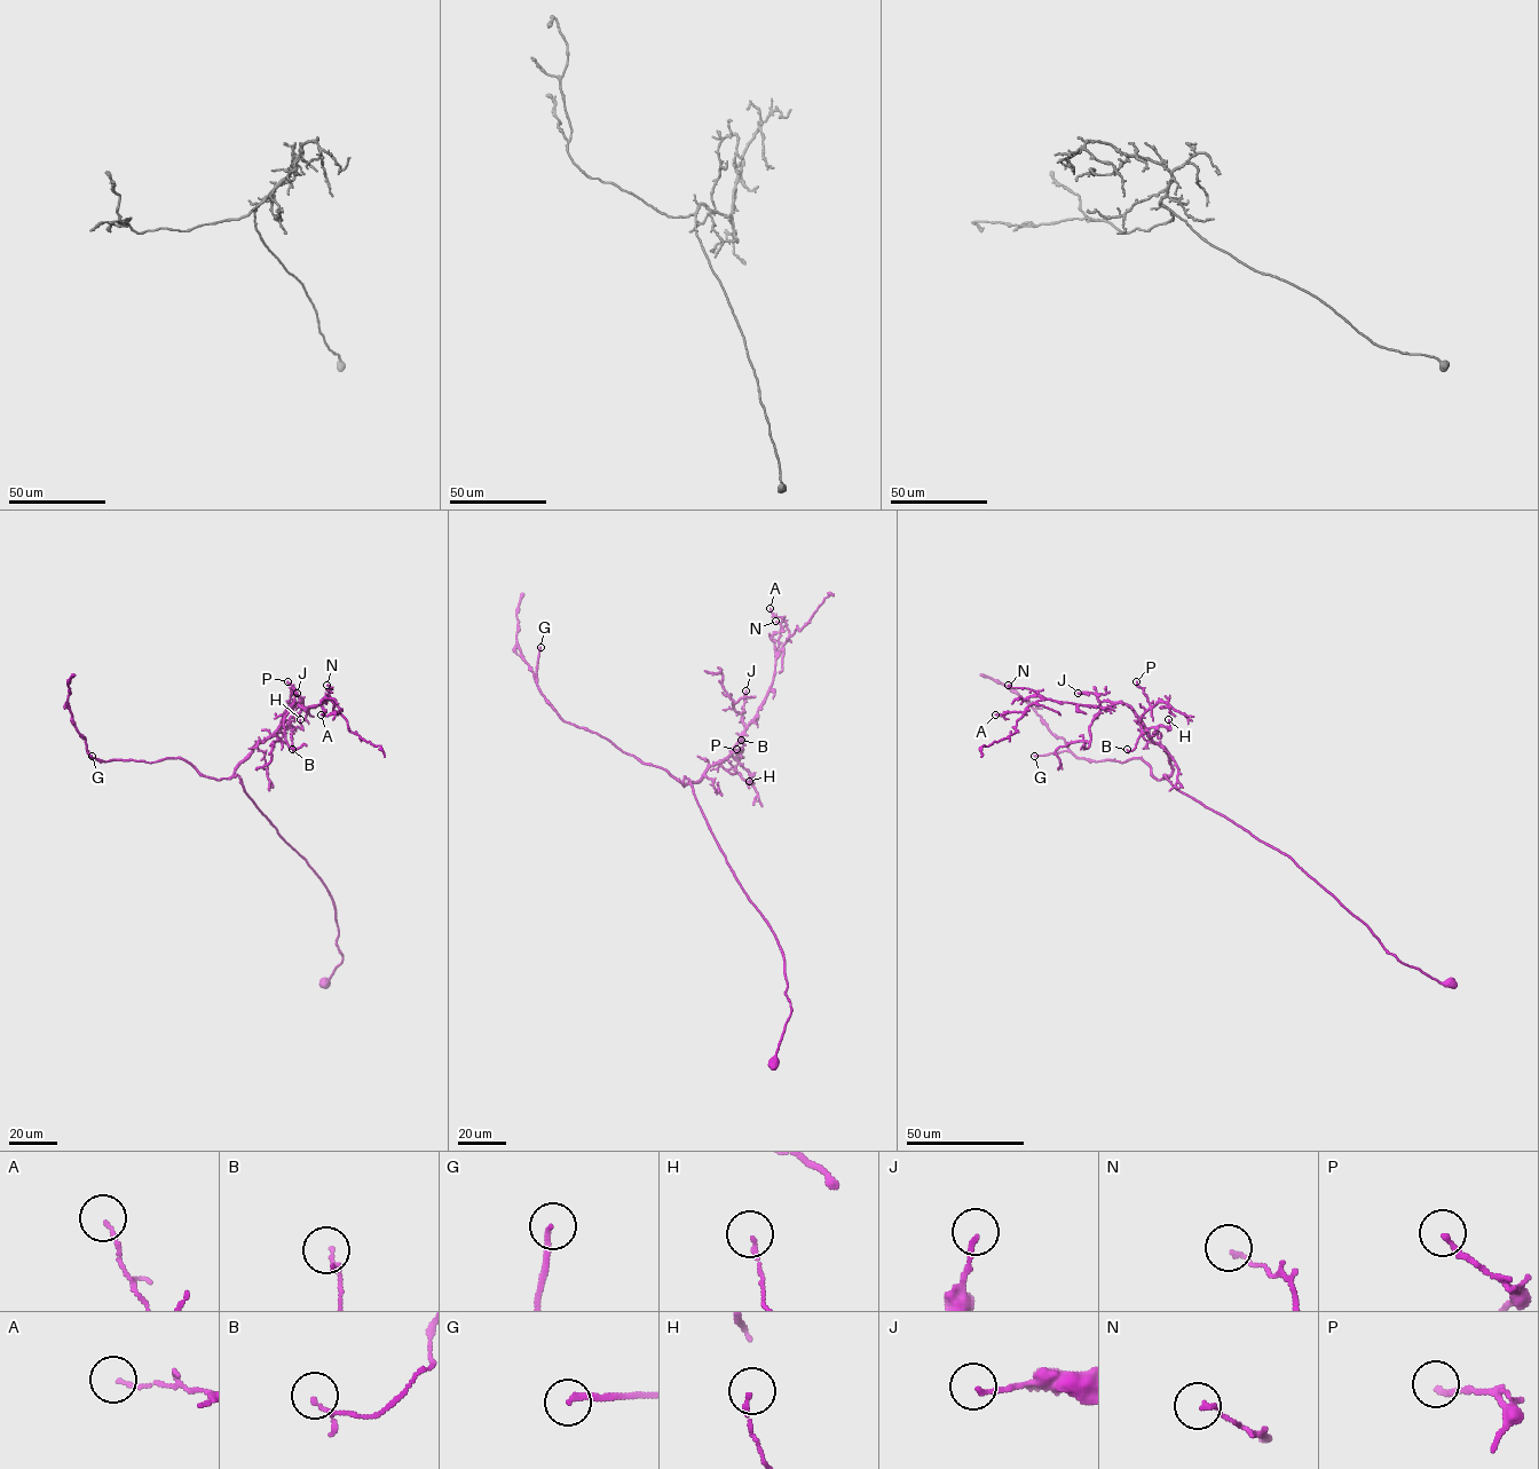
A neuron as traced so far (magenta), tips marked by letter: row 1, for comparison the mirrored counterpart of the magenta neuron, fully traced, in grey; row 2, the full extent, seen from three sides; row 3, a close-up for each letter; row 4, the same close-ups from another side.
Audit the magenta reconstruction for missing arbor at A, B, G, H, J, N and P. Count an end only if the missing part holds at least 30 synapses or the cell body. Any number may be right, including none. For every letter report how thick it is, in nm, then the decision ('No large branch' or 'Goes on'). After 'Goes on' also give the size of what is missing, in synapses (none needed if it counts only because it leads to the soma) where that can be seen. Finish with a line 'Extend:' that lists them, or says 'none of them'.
A: Thickness 110 nm. No large branch
B: Thickness 100 nm. No large branch
G: Thickness 160 nm. Goes on. Roughly 40 synapses
H: Thickness 120 nm. No large branch
J: Thickness 150 nm. No large branch
N: Thickness 110 nm. No large branch
P: Thickness 180 nm. No large branch
Extend: G

